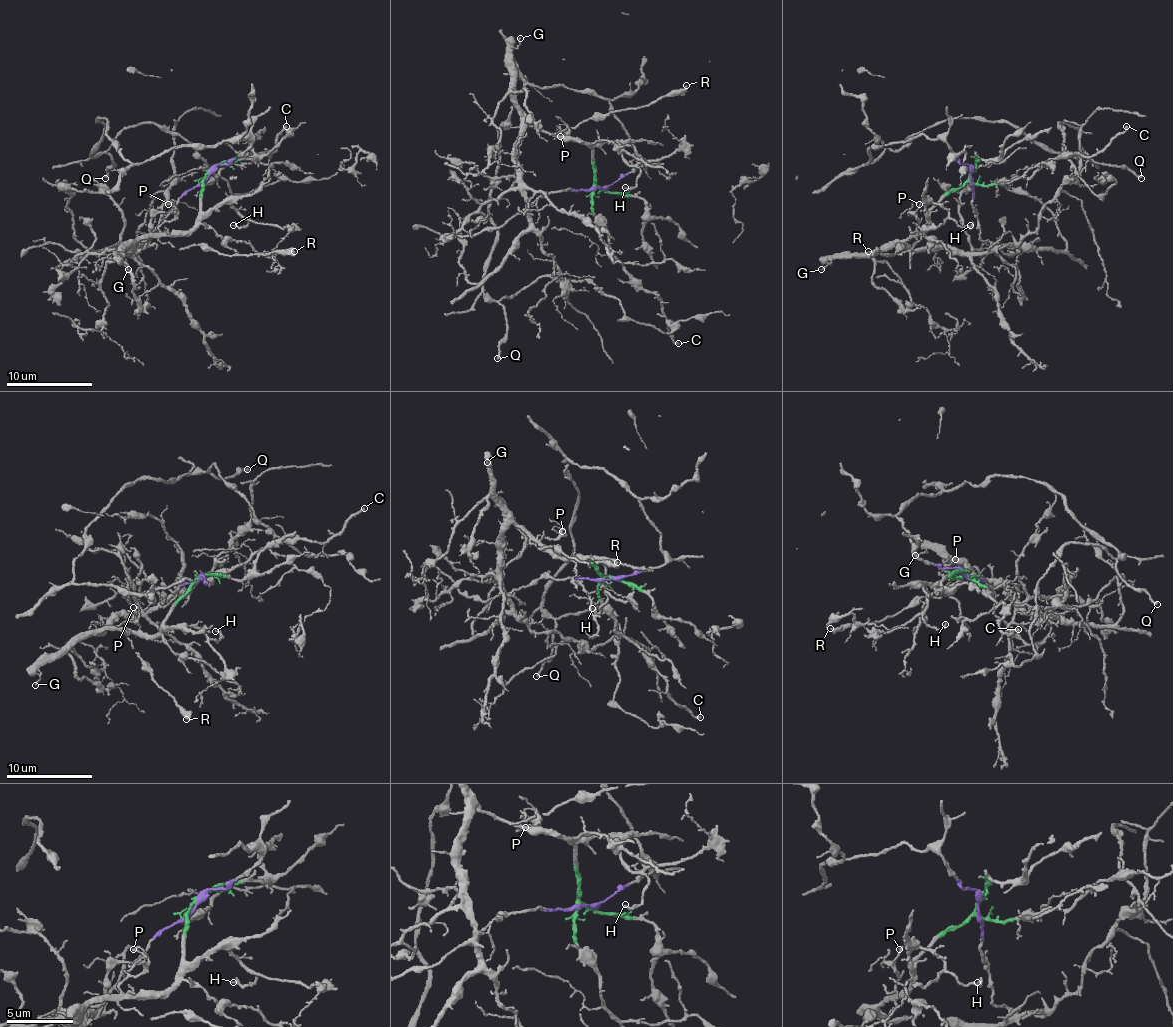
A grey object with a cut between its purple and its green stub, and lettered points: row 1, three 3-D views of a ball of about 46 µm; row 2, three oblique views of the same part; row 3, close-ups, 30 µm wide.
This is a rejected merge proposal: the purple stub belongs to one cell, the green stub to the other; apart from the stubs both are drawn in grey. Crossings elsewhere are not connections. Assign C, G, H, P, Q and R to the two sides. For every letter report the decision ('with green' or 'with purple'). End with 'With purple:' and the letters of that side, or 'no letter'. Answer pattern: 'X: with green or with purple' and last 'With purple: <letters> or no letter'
C: with green
G: with green
H: with green
P: with green
Q: with purple
R: with green
With purple: Q

